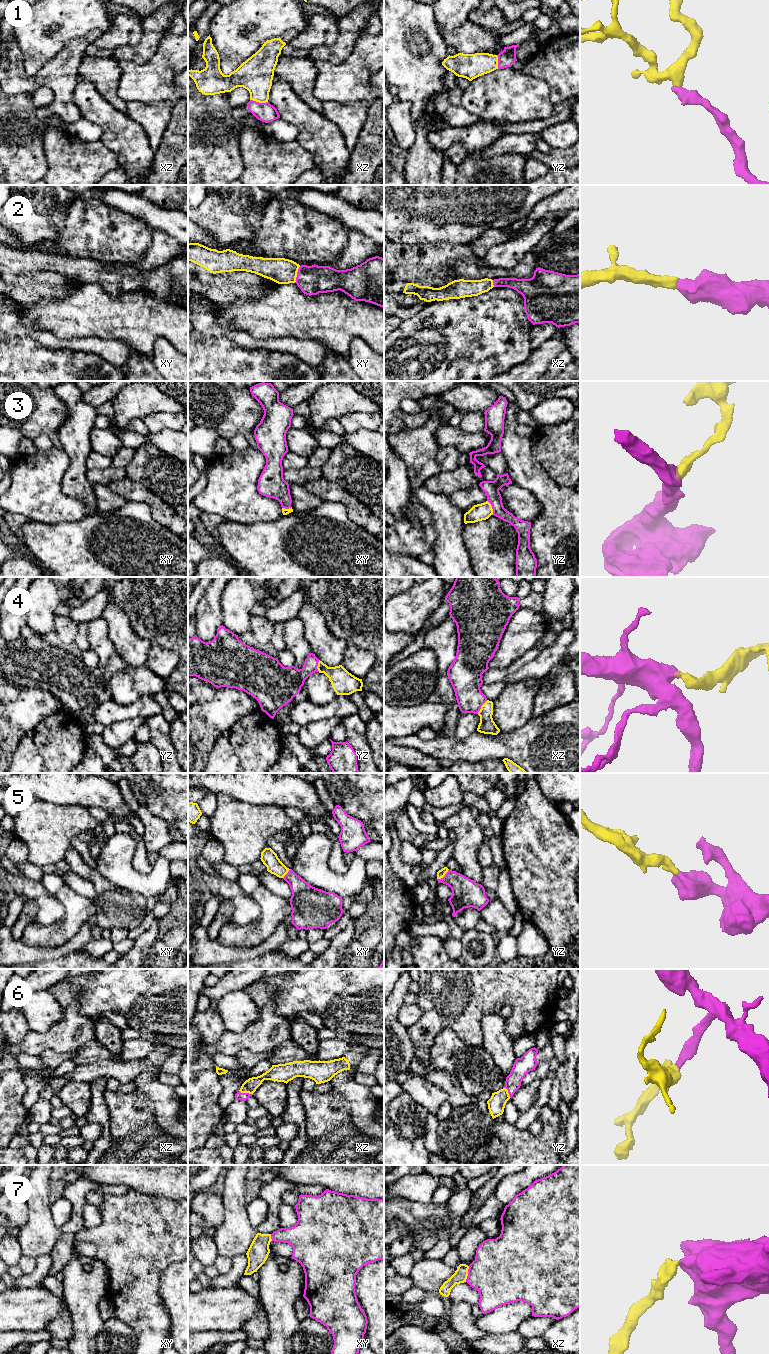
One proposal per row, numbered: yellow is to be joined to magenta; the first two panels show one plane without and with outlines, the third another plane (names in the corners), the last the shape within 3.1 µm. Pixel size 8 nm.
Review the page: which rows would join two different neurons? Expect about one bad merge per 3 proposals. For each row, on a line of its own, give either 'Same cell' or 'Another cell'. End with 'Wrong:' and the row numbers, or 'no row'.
1: Same cell
2: Same cell
3: Same cell
4: Same cell
5: Same cell
6: Same cell
7: Another cell
Wrong: 7

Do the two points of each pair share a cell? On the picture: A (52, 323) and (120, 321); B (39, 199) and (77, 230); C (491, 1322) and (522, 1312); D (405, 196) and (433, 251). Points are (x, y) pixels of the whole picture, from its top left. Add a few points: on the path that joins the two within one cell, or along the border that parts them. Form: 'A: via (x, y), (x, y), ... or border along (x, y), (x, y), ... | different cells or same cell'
A: via (69, 321), (103, 321) | same cell
B: border along (75, 199), (67, 210), (64, 226), (51, 240) | different cells
C: via (499, 1321), (506, 1319), (514, 1313) | same cell
D: border along (452, 242), (438, 241), (435, 243), (405, 244) | different cells

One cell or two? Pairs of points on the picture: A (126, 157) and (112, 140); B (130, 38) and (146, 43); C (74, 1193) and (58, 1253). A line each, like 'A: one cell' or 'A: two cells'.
A: one cell
B: two cells
C: one cell

